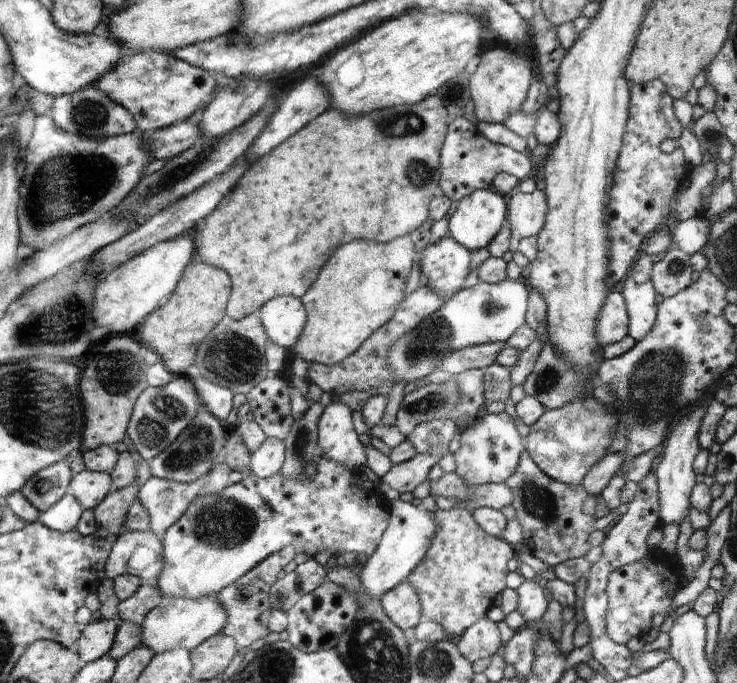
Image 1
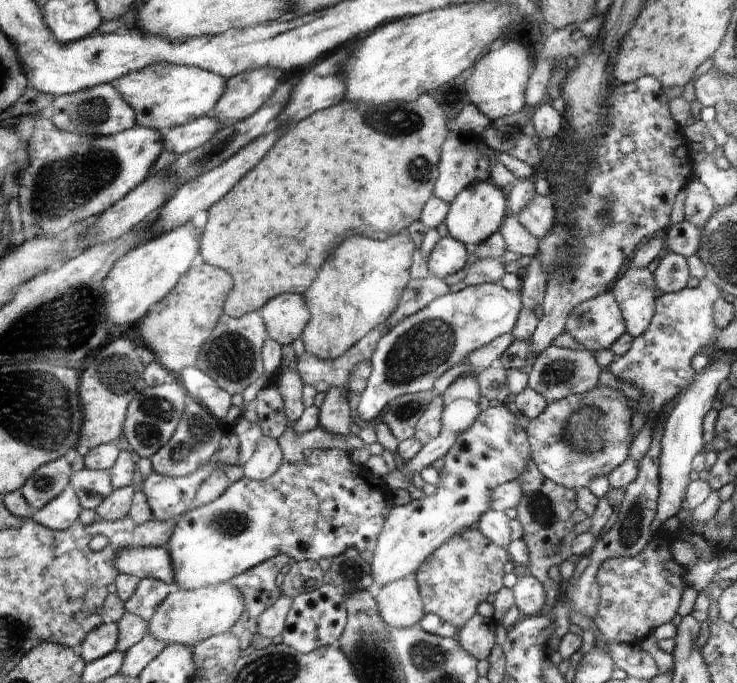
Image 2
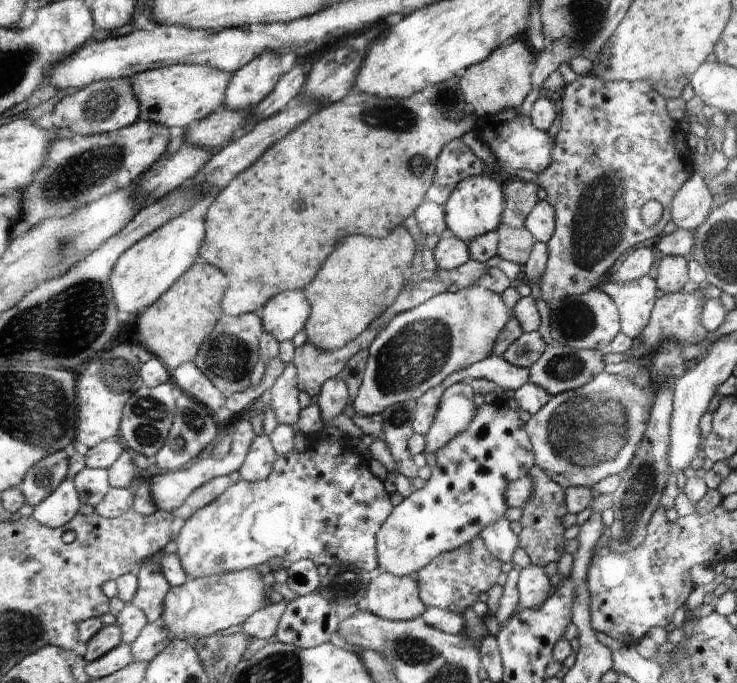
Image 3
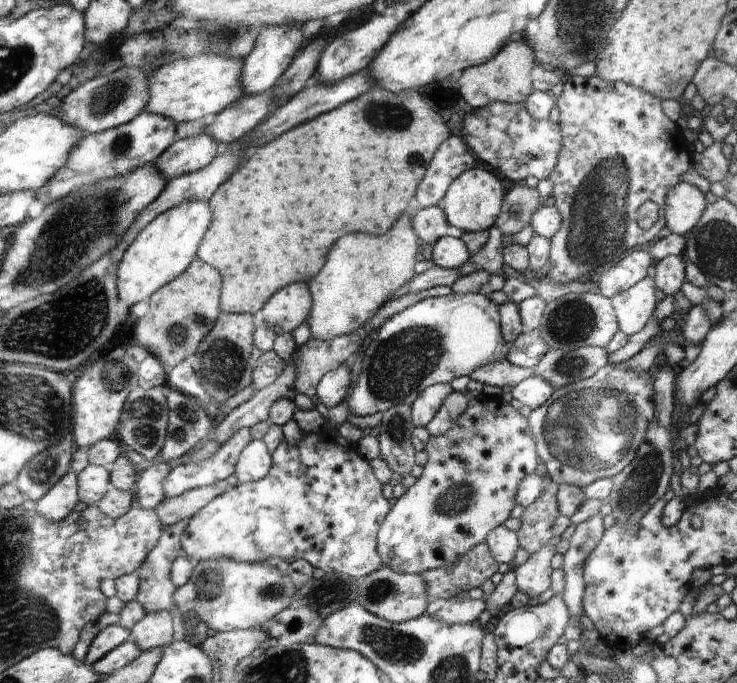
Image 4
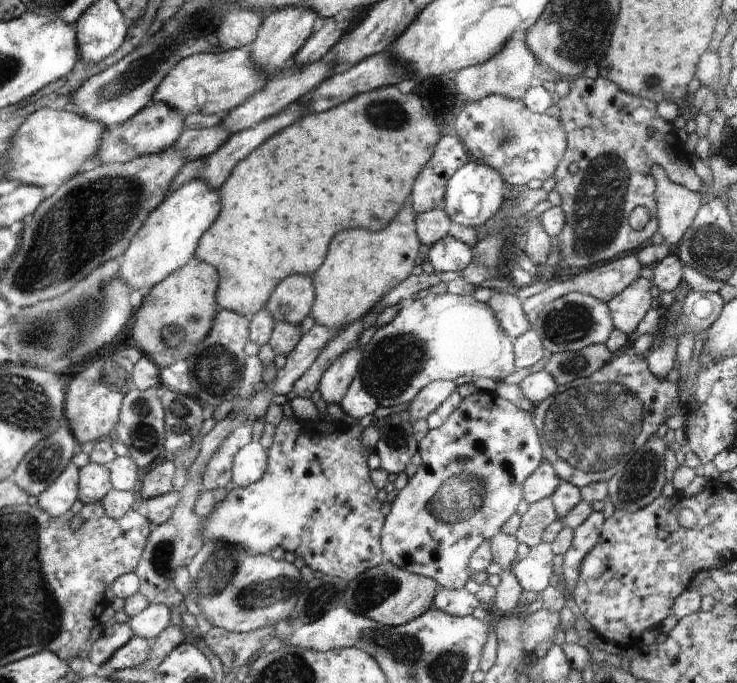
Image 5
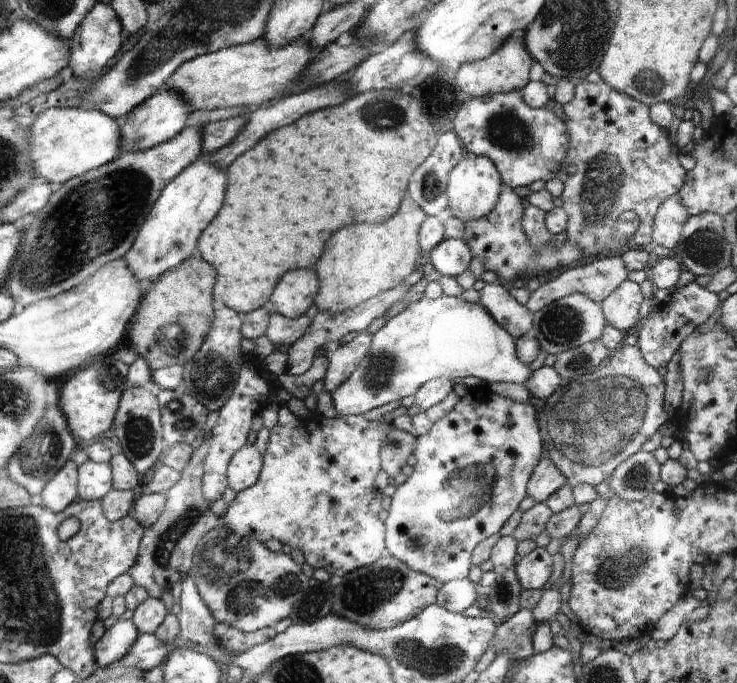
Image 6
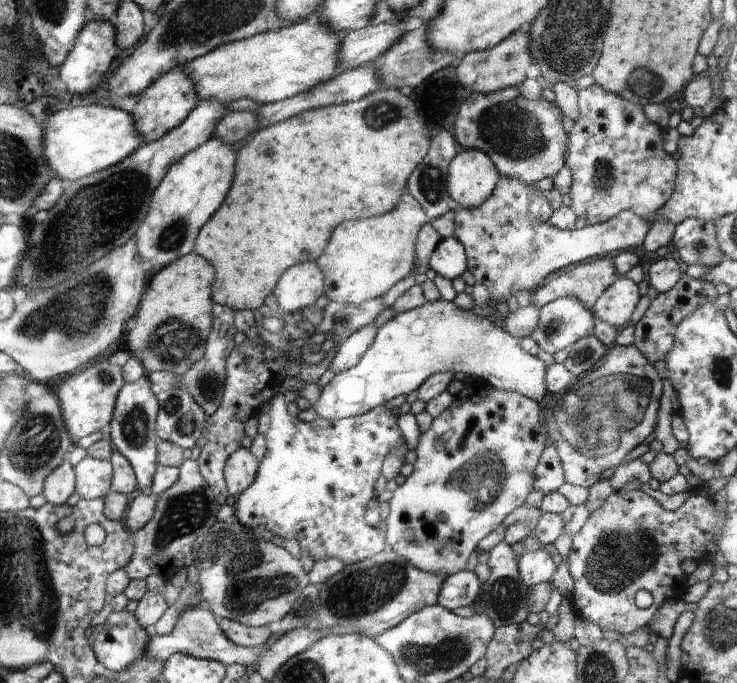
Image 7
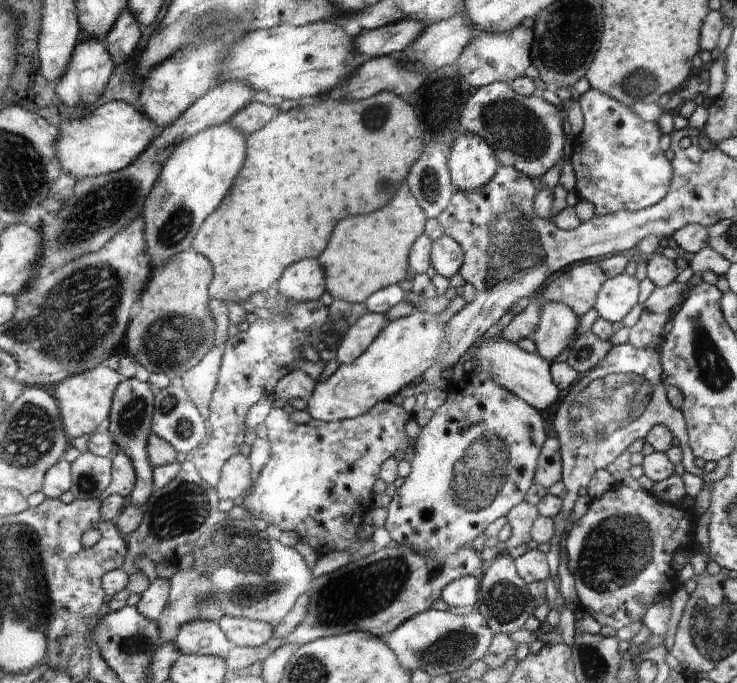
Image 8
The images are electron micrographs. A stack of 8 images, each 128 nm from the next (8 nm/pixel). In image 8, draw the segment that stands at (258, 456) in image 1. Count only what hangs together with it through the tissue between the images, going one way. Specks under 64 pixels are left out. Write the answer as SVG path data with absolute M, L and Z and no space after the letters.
M238 453L238 456L228 458L222 466L220 482L216 486L218 498L234 500L250 492L254 483L251 472L248 456Z

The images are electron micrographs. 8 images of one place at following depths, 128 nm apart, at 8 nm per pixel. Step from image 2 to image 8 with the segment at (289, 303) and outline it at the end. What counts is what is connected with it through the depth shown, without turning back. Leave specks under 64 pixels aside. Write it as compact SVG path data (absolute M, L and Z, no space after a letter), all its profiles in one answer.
M318 259L291 264L276 282L274 292L294 304L315 301L324 294L324 269Z

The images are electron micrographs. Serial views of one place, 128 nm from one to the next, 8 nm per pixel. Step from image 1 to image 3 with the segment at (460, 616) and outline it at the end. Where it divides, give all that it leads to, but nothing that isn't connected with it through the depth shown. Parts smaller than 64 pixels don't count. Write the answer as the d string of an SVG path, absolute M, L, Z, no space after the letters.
M478 537L454 551L444 552L442 555L439 555L430 565L419 571L415 575L415 579L420 586L420 598L426 606L465 614L469 607L472 608L478 602L478 595L481 592L487 592L496 584L496 576L498 574L500 574L500 561L489 552L488 546Z

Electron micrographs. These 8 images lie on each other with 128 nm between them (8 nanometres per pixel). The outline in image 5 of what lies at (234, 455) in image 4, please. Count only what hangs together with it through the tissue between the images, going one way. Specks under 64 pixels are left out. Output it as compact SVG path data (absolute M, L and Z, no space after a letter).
M244 420L226 436L226 440L220 444L220 448L214 451L208 464L204 466L200 474L200 484L205 490L216 490L224 488L231 481L231 468L234 455L250 442L252 434L252 422Z

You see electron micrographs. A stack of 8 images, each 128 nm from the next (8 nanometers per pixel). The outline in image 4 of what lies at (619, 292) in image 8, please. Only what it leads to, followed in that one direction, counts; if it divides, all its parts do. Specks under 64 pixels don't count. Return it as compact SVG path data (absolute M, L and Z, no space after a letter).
M646 277L634 286L611 297L611 303L616 314L619 330L627 337L638 333L644 328L648 318L657 308L654 298L656 286L654 279Z

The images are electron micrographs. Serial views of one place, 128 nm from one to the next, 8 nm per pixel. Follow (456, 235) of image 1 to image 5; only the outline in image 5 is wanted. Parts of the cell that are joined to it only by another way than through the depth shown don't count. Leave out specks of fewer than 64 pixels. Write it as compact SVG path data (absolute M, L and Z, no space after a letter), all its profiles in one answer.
M471 158L467 164L458 168L450 176L445 187L445 200L441 208L454 223L470 228L478 227L493 219L501 211L502 202L504 202L502 188L504 188L504 182L496 169Z

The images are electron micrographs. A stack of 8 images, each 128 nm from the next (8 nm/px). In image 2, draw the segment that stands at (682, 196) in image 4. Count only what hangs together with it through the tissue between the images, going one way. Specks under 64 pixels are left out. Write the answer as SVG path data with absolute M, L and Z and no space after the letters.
M698 177L688 182L684 194L684 220L701 231L716 211L713 198Z

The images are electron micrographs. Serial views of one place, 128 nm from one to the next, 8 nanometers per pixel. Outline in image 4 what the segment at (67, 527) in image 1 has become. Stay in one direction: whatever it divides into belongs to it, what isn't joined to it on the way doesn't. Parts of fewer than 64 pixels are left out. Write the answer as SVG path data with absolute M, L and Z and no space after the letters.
M70 469L66 480L61 480L62 484L57 484L40 502L38 502L38 512L42 512L50 520L62 522L75 512L78 502L81 501L79 496L79 474Z

